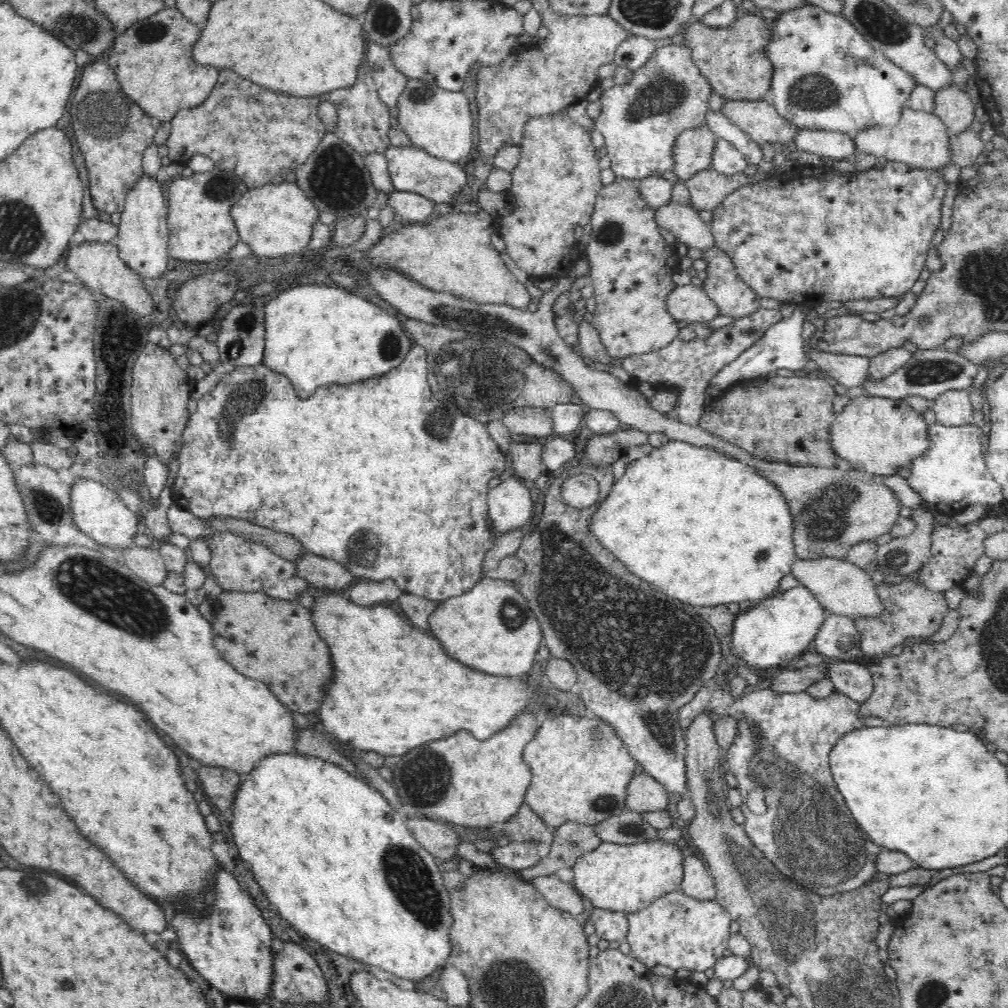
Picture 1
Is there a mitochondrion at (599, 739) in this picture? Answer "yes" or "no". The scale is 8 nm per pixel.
yes

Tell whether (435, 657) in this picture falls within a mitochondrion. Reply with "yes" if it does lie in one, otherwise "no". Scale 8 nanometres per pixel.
no

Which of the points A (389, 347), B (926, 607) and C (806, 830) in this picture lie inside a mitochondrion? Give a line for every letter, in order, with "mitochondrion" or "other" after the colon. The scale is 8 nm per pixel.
A: mitochondrion
B: other
C: mitochondrion

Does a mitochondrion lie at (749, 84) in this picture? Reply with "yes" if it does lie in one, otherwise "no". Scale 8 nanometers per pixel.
yes

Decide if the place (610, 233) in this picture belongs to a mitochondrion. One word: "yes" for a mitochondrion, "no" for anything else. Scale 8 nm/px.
yes

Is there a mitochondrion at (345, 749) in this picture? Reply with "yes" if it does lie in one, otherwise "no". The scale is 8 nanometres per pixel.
no

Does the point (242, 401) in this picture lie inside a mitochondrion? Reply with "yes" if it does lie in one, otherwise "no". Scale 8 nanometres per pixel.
yes

